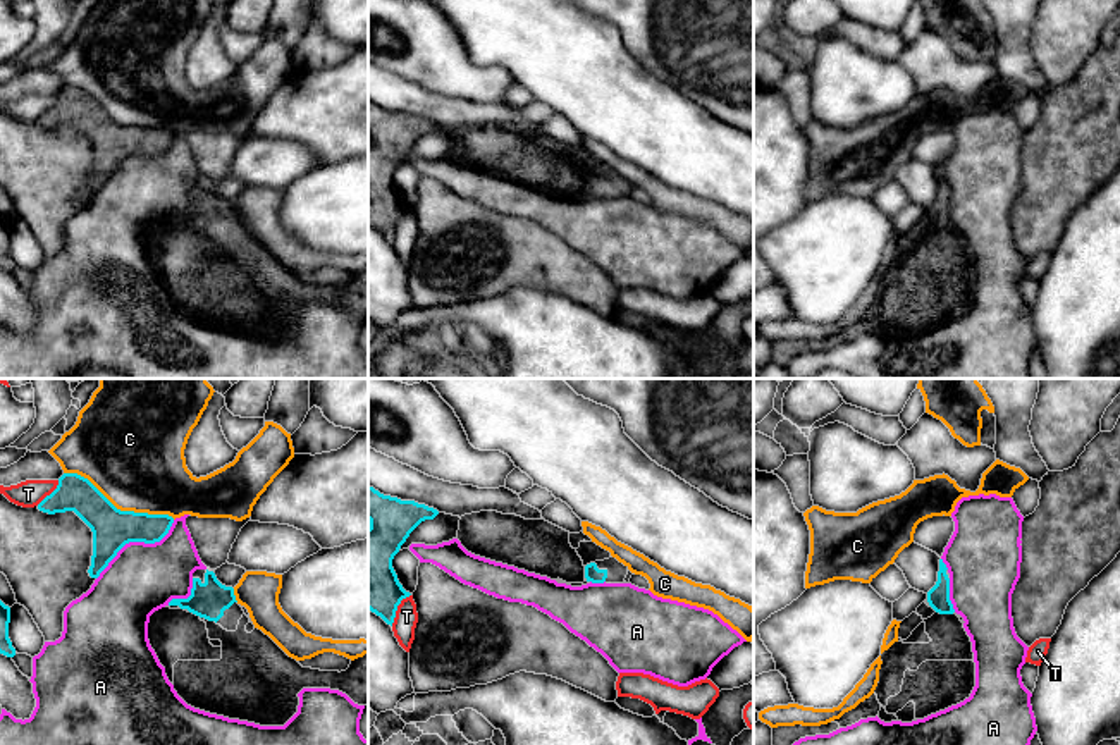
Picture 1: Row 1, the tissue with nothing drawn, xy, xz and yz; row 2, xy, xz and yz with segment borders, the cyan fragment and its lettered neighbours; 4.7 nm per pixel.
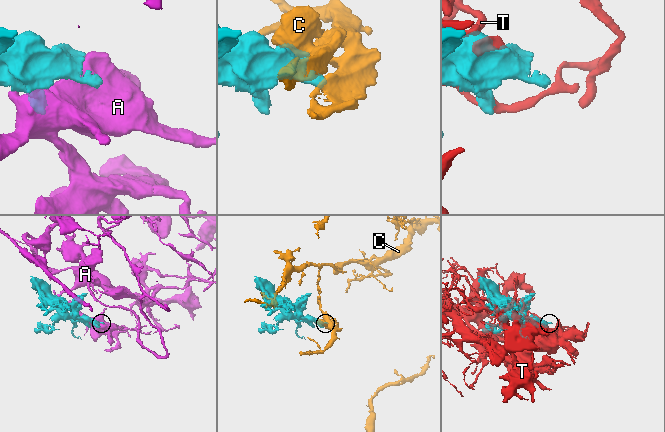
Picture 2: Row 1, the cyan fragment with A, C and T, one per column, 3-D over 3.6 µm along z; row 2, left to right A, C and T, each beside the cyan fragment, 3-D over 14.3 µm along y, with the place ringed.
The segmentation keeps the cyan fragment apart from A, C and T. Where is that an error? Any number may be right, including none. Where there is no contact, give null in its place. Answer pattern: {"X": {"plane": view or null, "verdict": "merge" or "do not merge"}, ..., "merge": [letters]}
{"A": {"plane": "xy", "verdict": "do not merge"}, "C": {"plane": "xy", "verdict": "do not merge"}, "T": {"plane": "xz", "verdict": "do not merge"}, "merge": []}

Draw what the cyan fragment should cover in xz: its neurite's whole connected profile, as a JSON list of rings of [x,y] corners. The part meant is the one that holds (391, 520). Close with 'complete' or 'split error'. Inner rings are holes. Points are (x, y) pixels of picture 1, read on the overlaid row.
[[[368,485],[368,609],[392,626],[397,606],[411,594],[403,588],[392,559],[409,533],[437,509],[384,496]]]; complete

